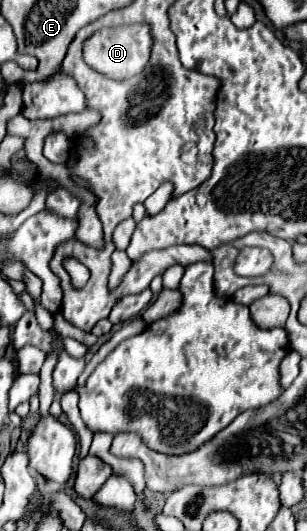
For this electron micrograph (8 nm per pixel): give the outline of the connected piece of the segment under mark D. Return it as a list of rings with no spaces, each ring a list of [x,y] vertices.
[[[146,23],[100,29],[84,41],[84,47],[82,47],[84,61],[92,69],[96,69],[98,73],[102,73],[110,79],[116,79],[116,81],[124,81],[124,79],[130,79],[130,77],[142,73],[142,69],[146,67],[146,63],[150,59],[152,41],[154,39],[152,39],[152,33],[150,33],[150,25],[146,25]]]

